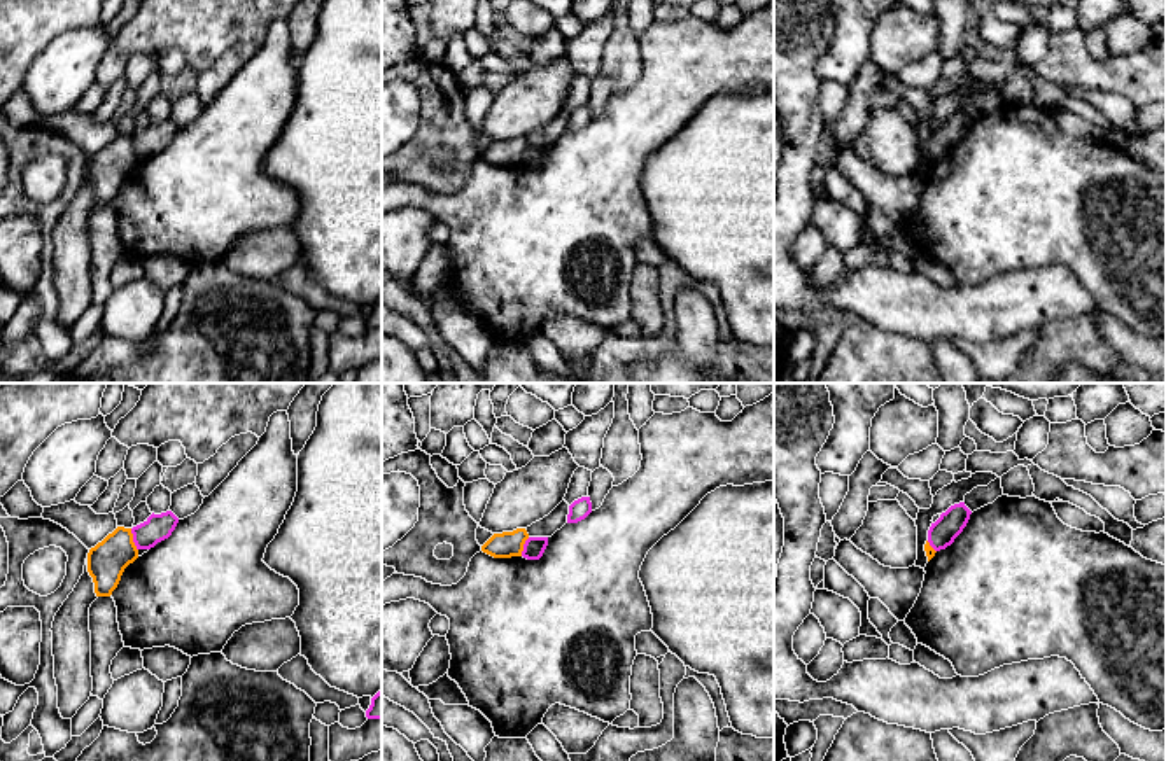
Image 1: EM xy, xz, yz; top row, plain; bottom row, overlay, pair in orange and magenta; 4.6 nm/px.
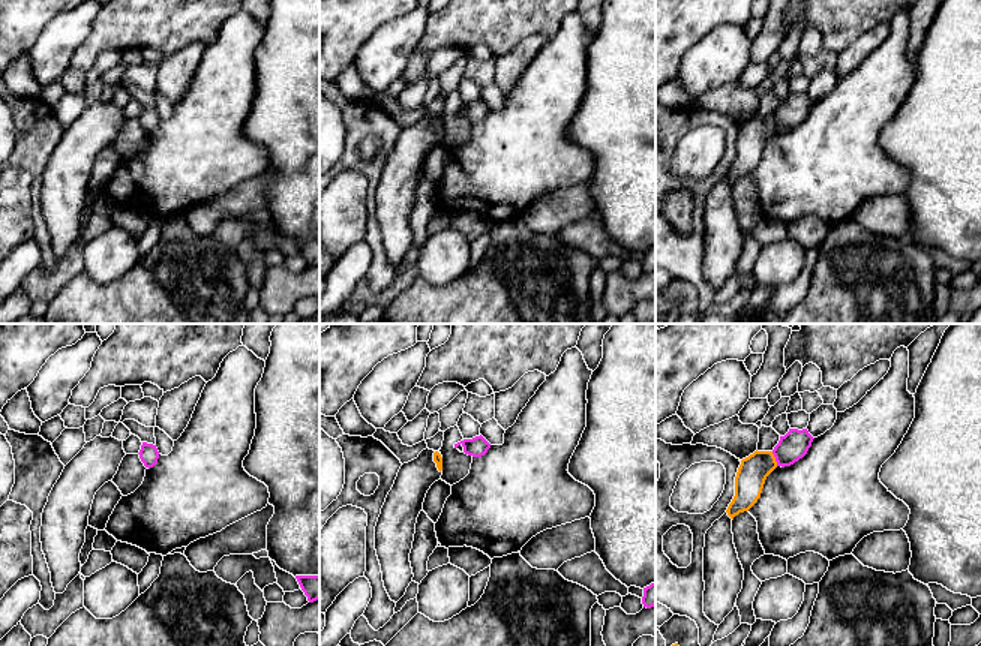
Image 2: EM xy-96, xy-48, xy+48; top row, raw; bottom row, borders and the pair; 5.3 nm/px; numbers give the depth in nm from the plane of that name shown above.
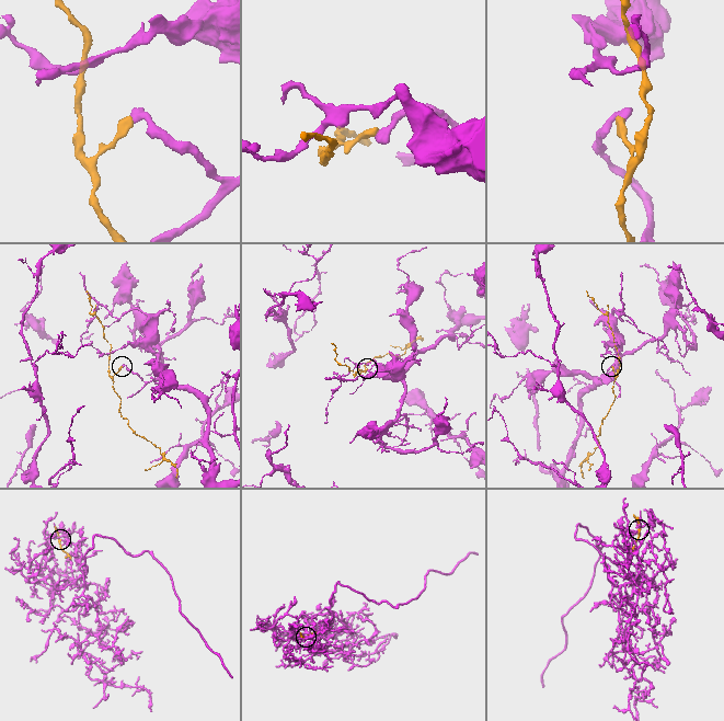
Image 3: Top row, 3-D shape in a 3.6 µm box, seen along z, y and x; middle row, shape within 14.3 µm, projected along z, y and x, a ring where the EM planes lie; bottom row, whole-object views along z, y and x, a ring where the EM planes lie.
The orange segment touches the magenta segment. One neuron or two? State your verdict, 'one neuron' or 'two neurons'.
two neurons

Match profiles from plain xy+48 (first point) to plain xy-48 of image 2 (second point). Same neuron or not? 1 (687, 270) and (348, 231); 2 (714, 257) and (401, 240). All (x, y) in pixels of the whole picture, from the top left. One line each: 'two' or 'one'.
1: two
2: one

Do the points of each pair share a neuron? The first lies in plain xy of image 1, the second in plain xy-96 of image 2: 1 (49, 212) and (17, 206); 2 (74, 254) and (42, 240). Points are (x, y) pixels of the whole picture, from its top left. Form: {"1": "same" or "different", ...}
{"1": "different", "2": "different"}

